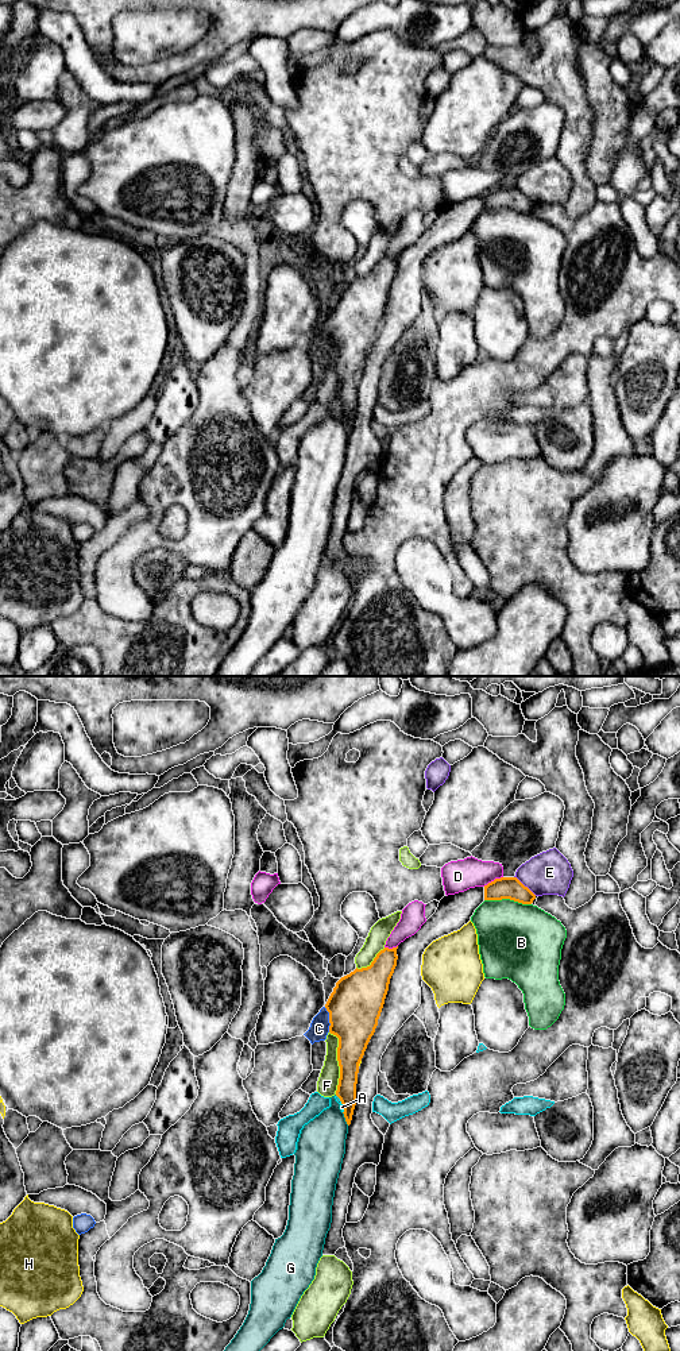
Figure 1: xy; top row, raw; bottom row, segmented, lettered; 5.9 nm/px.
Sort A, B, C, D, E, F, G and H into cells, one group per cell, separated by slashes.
A / B / C / D / E / F / G / H

